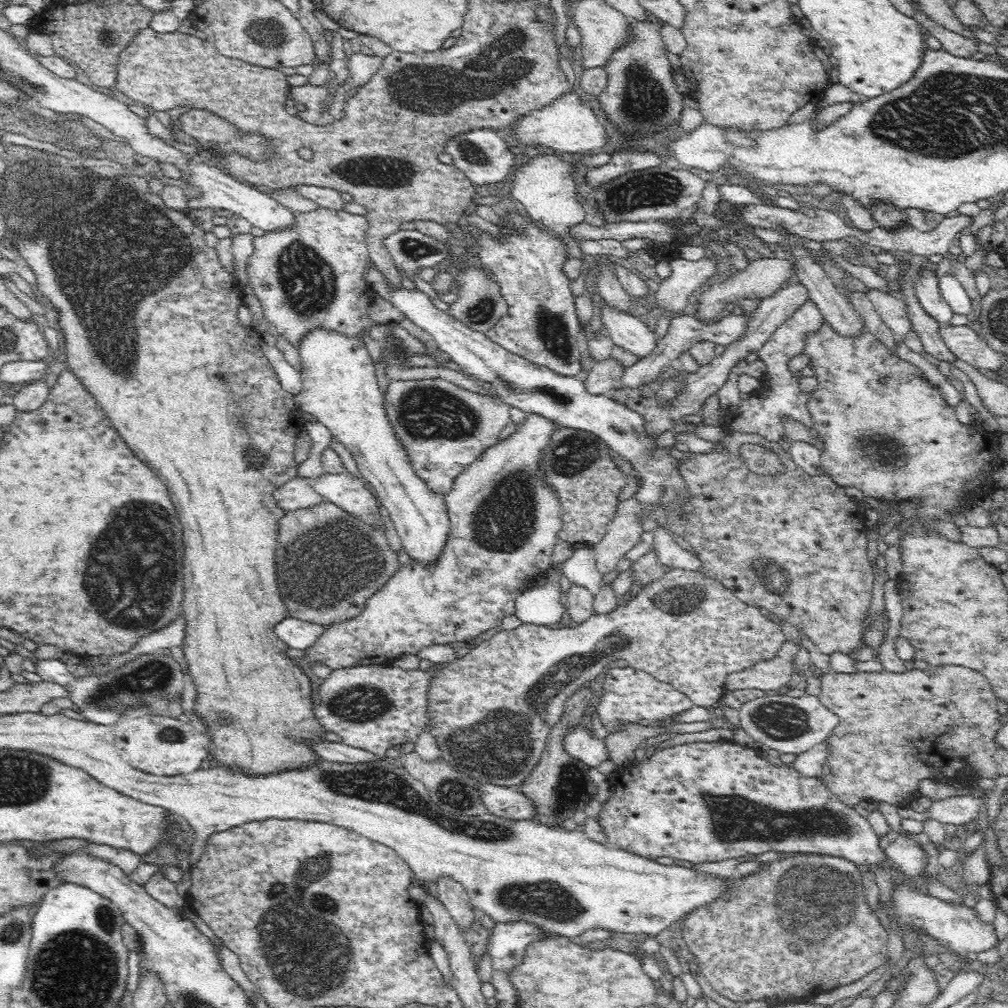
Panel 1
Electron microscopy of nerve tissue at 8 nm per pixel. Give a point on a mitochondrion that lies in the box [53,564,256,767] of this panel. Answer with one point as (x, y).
(153, 676)

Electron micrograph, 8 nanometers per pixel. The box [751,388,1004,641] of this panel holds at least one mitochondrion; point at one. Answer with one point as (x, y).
(882, 451)

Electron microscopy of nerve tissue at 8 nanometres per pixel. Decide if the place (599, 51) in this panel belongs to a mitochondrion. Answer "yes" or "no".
no

